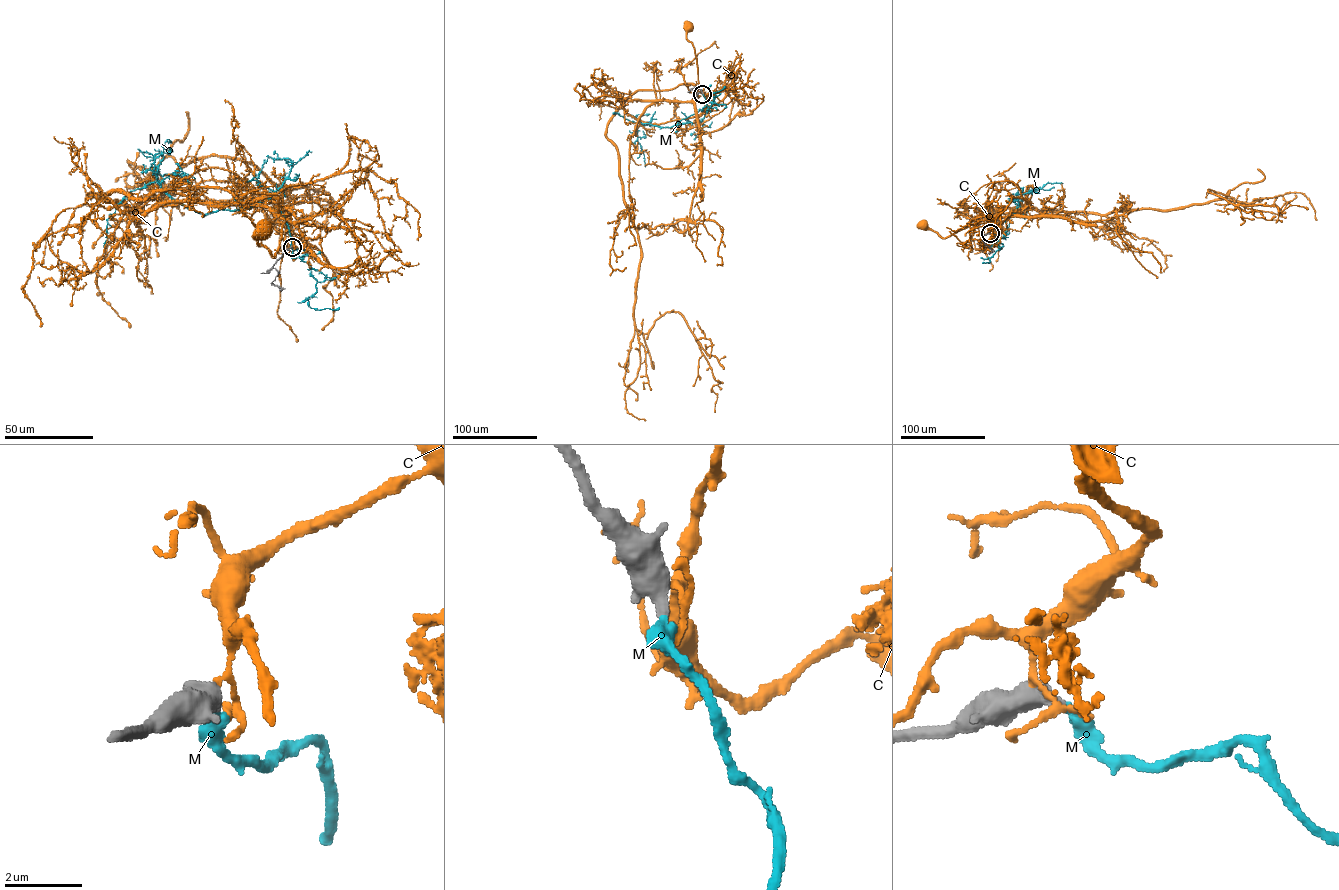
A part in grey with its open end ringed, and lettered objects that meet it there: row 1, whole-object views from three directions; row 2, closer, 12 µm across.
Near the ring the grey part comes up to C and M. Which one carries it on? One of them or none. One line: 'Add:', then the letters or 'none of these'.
Add: M

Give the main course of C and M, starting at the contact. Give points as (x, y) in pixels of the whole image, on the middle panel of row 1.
C: (702, 93), (707, 94), (698, 90), (697, 59), (694, 46), (686, 38), (688, 27)
M: (703, 94), (706, 103), (702, 110), (699, 109), (676, 124), (668, 127), (640, 123), (637, 140), (645, 166)

